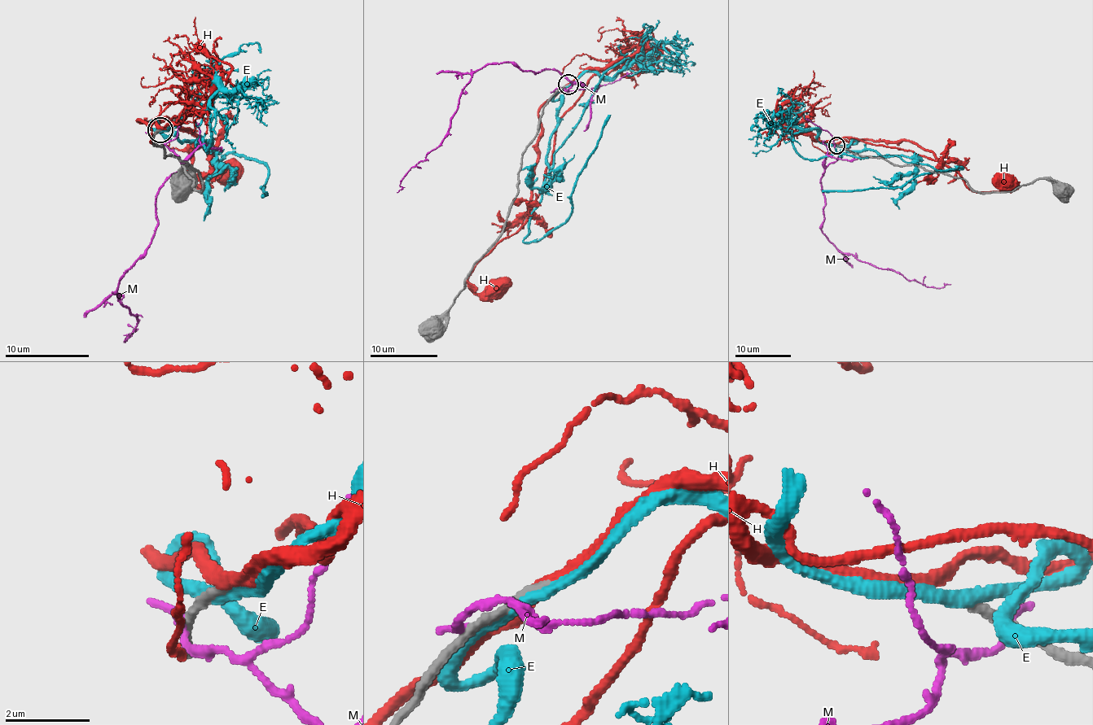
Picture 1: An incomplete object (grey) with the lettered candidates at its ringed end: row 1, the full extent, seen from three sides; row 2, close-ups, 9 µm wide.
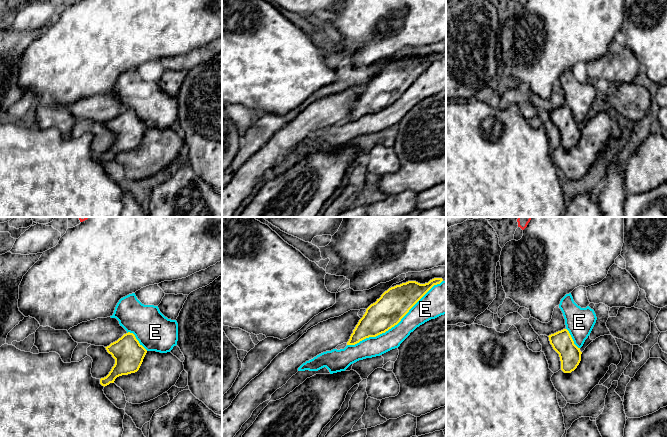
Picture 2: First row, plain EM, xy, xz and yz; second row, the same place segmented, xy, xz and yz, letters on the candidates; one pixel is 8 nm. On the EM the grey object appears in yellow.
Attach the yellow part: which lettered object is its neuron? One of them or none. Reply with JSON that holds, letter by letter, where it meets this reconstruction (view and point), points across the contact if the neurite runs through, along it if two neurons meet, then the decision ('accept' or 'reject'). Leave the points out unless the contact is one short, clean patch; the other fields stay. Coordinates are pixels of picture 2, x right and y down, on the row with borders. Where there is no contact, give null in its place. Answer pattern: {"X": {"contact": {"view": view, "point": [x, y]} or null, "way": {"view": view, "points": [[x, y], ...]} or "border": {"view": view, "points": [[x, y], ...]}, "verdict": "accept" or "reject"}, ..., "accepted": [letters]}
{"E": {"contact": {"view": "xz", "point": [395, 324]}, "verdict": "reject"}, "H": {"contact": null, "verdict": "reject"}, "M": {"contact": null, "verdict": "reject"}, "accepted": []}

